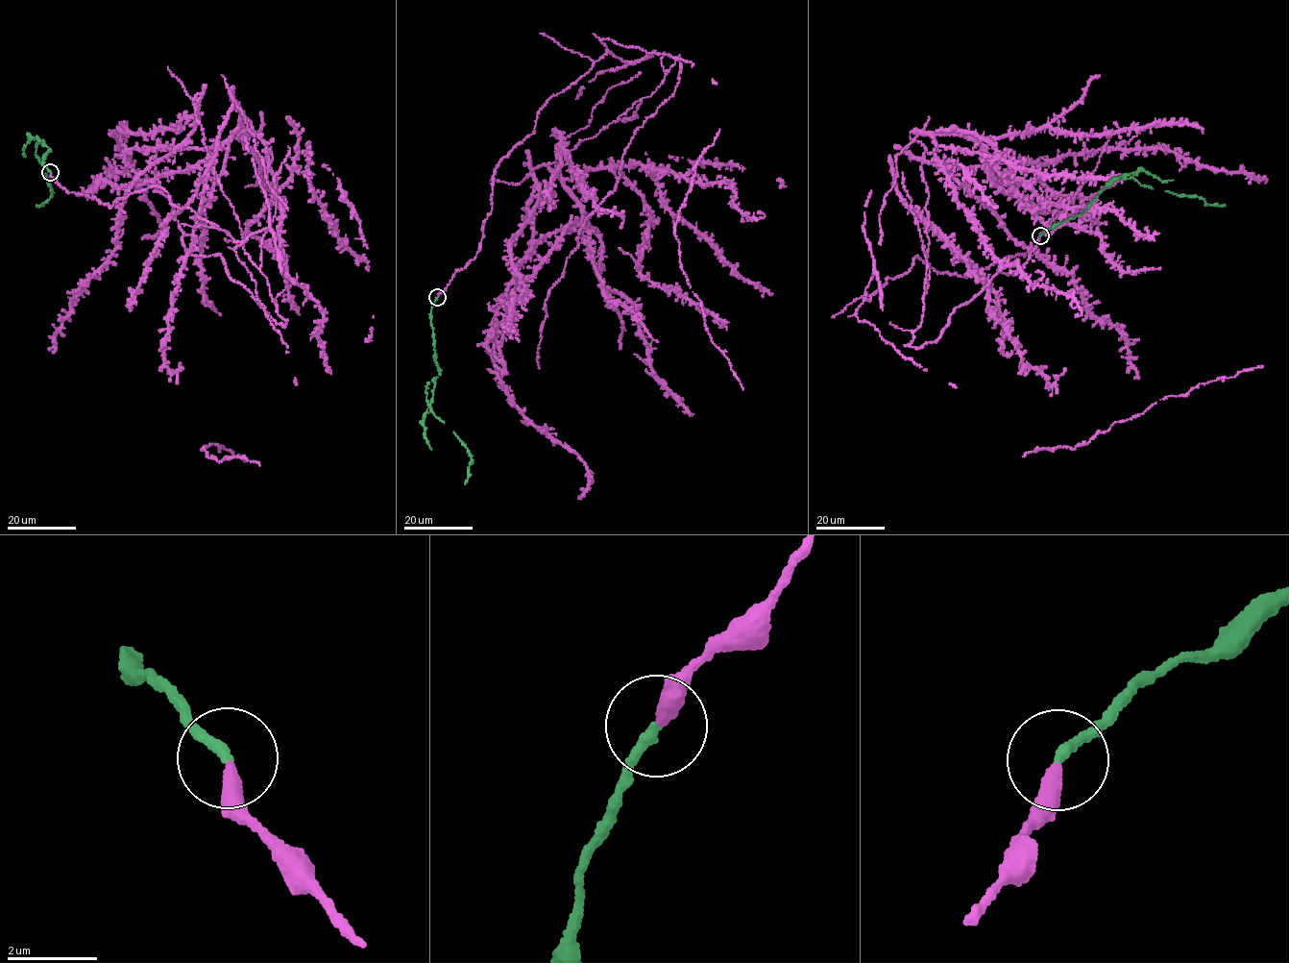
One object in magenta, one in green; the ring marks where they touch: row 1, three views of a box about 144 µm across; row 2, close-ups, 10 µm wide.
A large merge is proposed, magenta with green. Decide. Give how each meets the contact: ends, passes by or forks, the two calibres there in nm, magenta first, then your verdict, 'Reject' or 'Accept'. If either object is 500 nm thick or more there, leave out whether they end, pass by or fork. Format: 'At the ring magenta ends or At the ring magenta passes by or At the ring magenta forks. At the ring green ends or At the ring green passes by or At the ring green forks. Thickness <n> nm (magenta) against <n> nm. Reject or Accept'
At the ring magenta ends. At the ring green ends. Thickness 340 nm (magenta) against 240 nm. Accept

